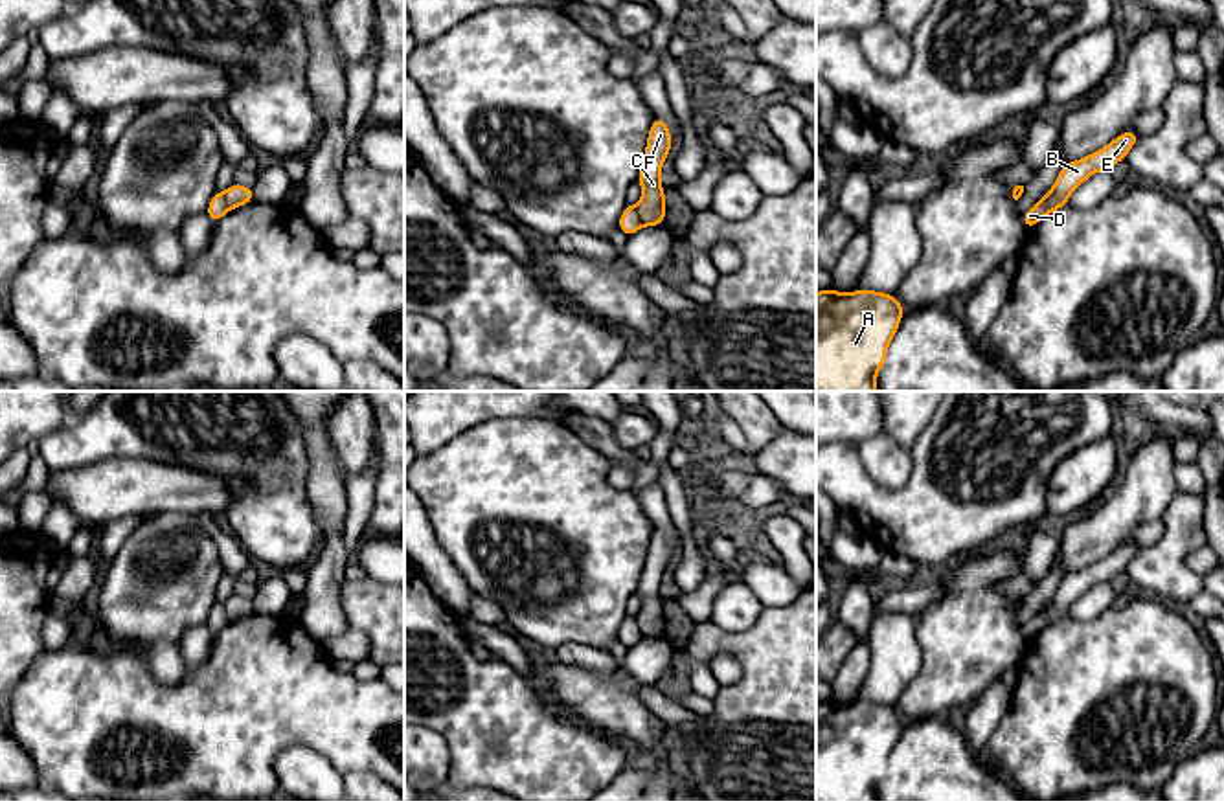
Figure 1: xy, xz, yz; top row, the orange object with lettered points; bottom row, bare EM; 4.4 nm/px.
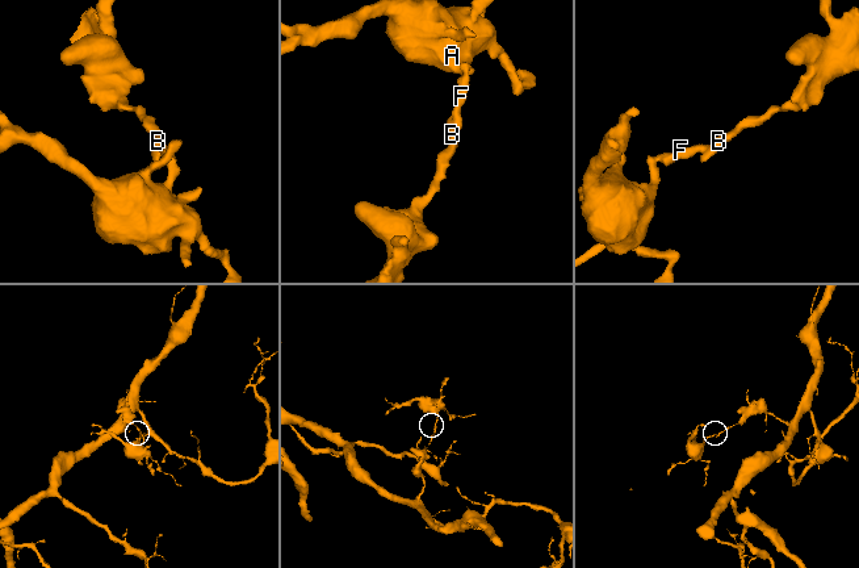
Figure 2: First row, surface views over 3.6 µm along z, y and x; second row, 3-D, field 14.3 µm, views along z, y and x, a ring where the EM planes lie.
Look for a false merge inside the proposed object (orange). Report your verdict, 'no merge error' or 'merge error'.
merge error

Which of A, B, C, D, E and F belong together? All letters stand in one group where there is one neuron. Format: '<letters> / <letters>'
A C F / B D E

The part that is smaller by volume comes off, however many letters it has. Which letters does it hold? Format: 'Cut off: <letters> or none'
Cut off: A, C, F

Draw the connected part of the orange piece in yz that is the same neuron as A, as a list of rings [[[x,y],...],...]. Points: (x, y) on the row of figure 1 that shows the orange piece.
[[[858,288],[816,292],[816,391],[877,391],[891,338],[901,327],[904,309],[895,294]]]

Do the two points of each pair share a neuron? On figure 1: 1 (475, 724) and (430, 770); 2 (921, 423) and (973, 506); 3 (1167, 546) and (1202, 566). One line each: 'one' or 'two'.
1: two
2: one
3: two

